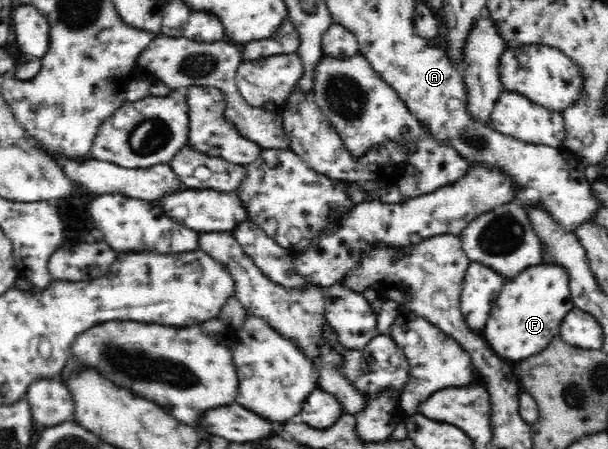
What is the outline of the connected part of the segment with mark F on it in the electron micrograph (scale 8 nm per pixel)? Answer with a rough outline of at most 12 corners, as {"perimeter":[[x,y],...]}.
{"perimeter":[[558,264],[506,281],[480,335],[502,359],[548,347],[574,308]]}

